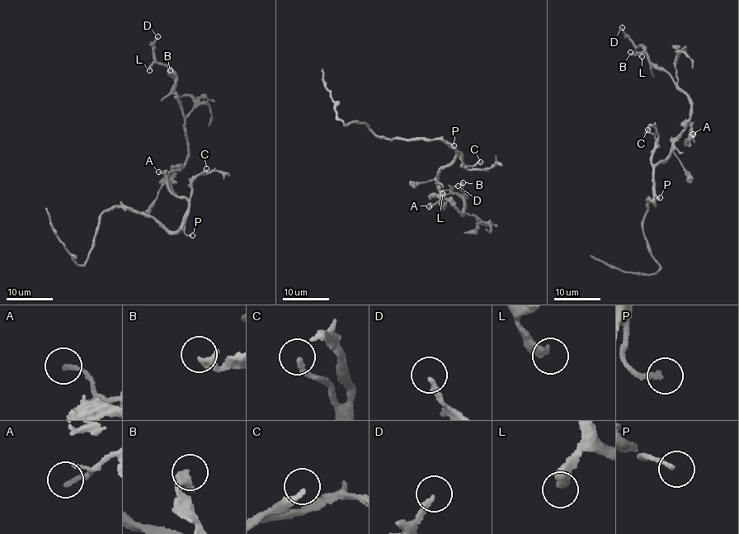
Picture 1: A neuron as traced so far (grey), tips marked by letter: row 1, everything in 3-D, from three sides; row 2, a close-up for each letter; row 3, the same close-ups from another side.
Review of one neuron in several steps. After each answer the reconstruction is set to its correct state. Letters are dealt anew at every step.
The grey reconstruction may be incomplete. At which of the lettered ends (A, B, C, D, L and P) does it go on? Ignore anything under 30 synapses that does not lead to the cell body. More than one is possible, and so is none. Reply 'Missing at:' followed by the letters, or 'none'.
Missing at: C, D, P

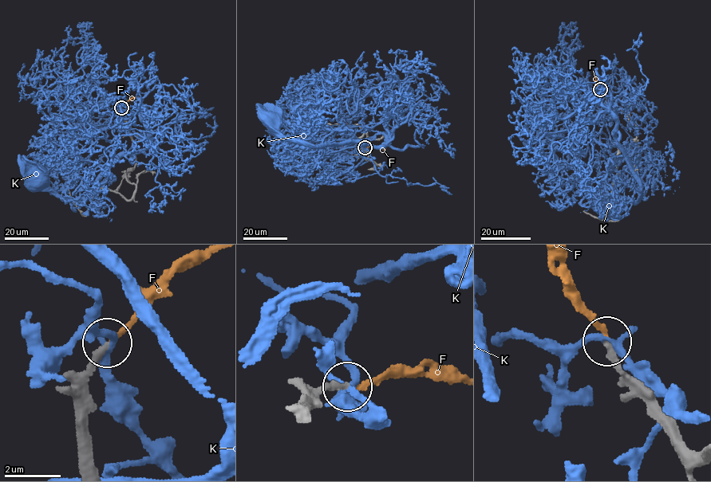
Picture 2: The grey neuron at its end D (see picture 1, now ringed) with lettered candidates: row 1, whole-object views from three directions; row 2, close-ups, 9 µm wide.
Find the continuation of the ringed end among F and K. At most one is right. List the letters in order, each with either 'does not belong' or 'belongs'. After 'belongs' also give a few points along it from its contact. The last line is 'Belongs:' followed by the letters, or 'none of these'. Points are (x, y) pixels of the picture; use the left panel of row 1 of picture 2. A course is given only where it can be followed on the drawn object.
F: belongs; course (121, 107), (132, 98), (140, 99)
K: does not belong
Belongs: F

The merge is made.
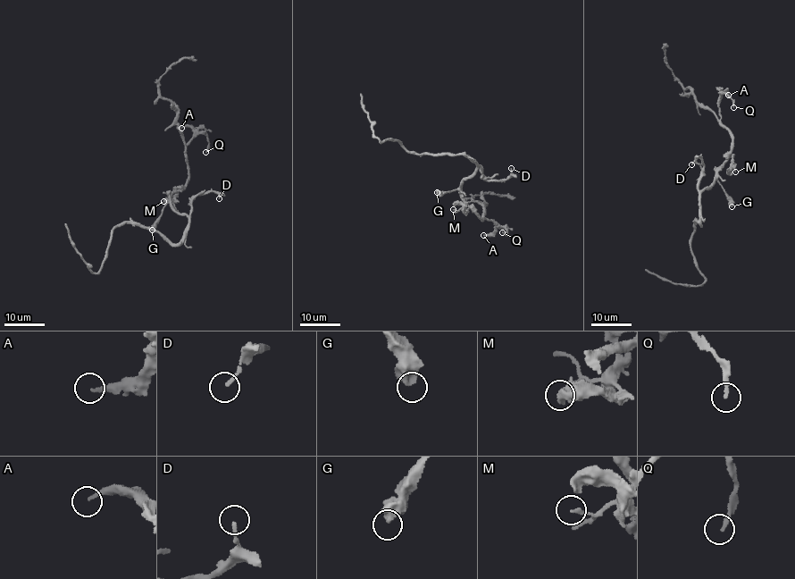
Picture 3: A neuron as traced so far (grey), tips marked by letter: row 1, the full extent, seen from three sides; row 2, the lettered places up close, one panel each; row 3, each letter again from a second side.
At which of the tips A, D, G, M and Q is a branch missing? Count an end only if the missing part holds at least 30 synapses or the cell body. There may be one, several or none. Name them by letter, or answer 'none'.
A, Q

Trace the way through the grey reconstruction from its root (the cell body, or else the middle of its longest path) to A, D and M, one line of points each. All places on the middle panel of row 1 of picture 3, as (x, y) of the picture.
A: (476, 167), (464, 179), (461, 191), (462, 198), (481, 221), (483, 215), (495, 224), (492, 233), (483, 235)
D: (476, 167), (481, 167), (486, 177), (497, 180), (507, 179), (511, 168)
M: (476, 167), (472, 175), (464, 179), (461, 188), (462, 198), (470, 206), (466, 212), (461, 208), (453, 209)

